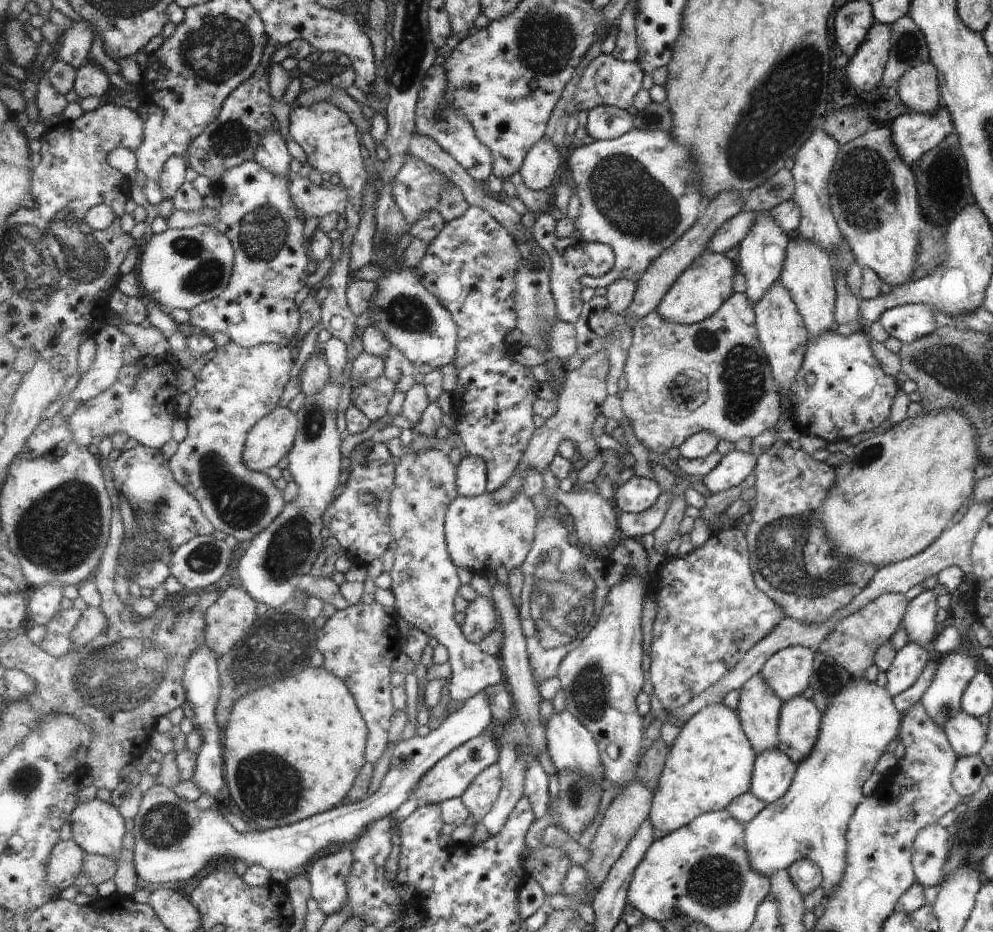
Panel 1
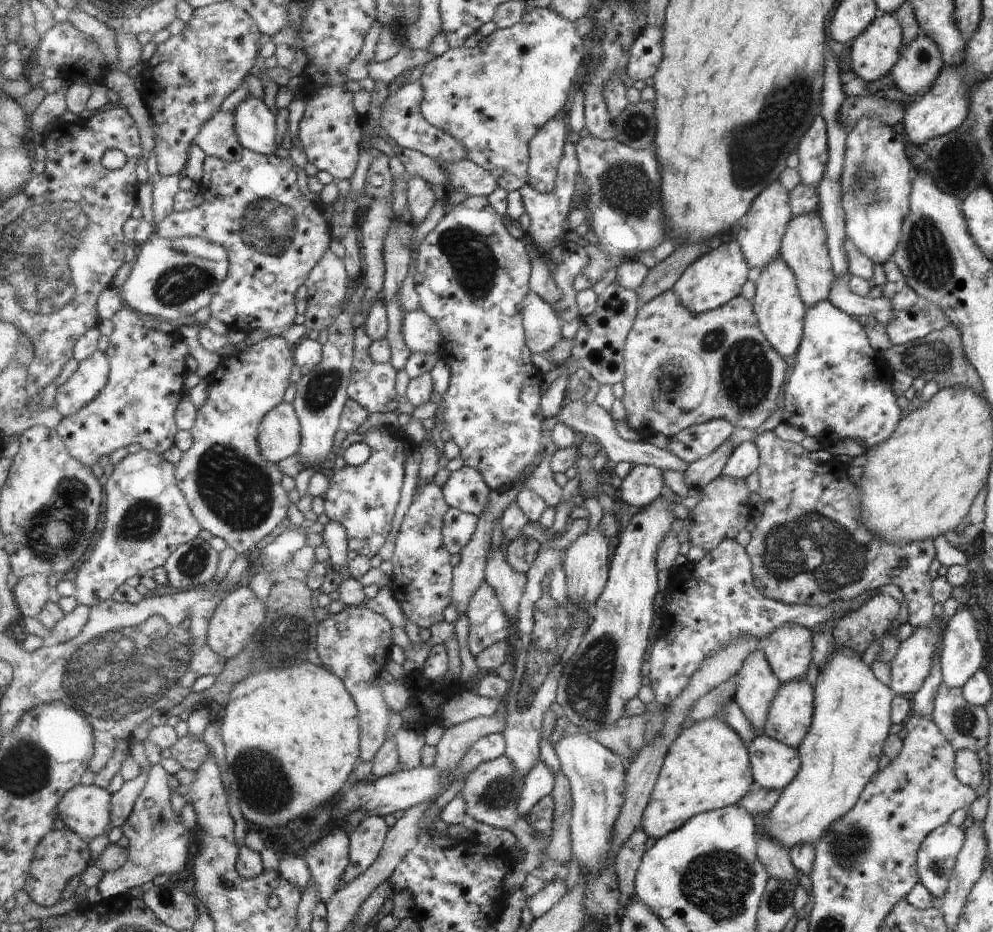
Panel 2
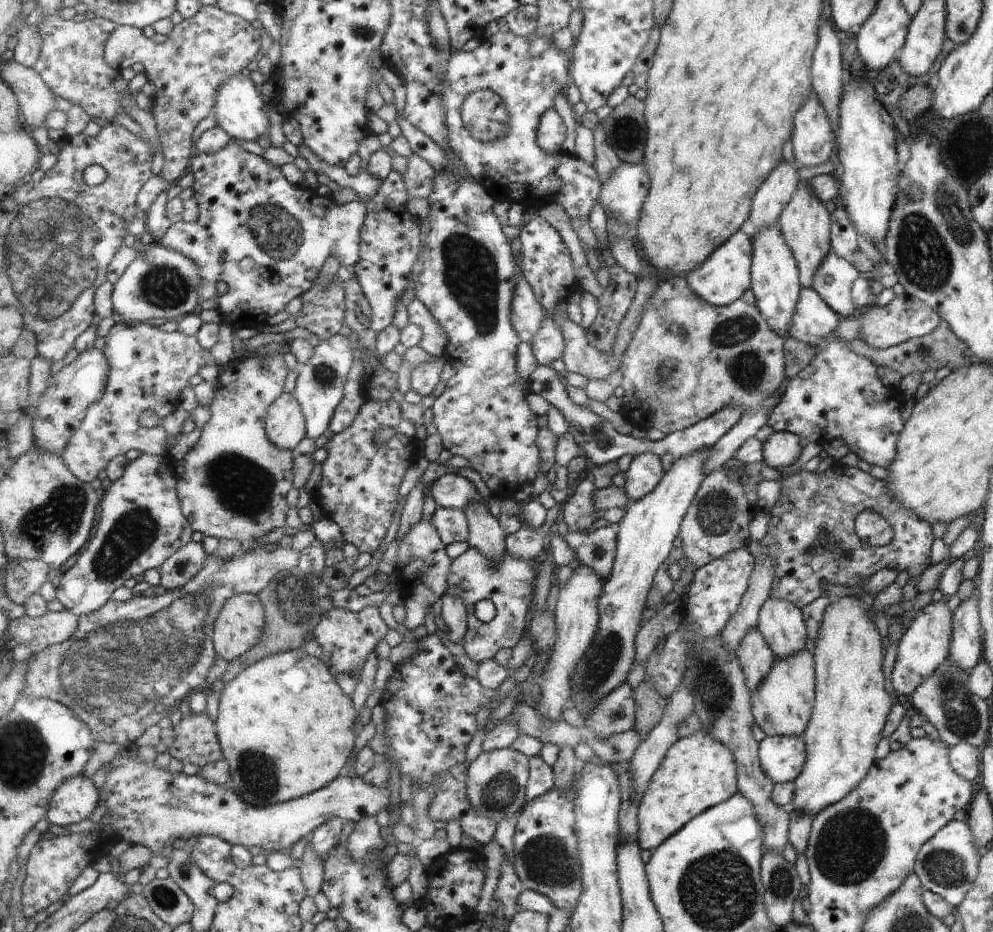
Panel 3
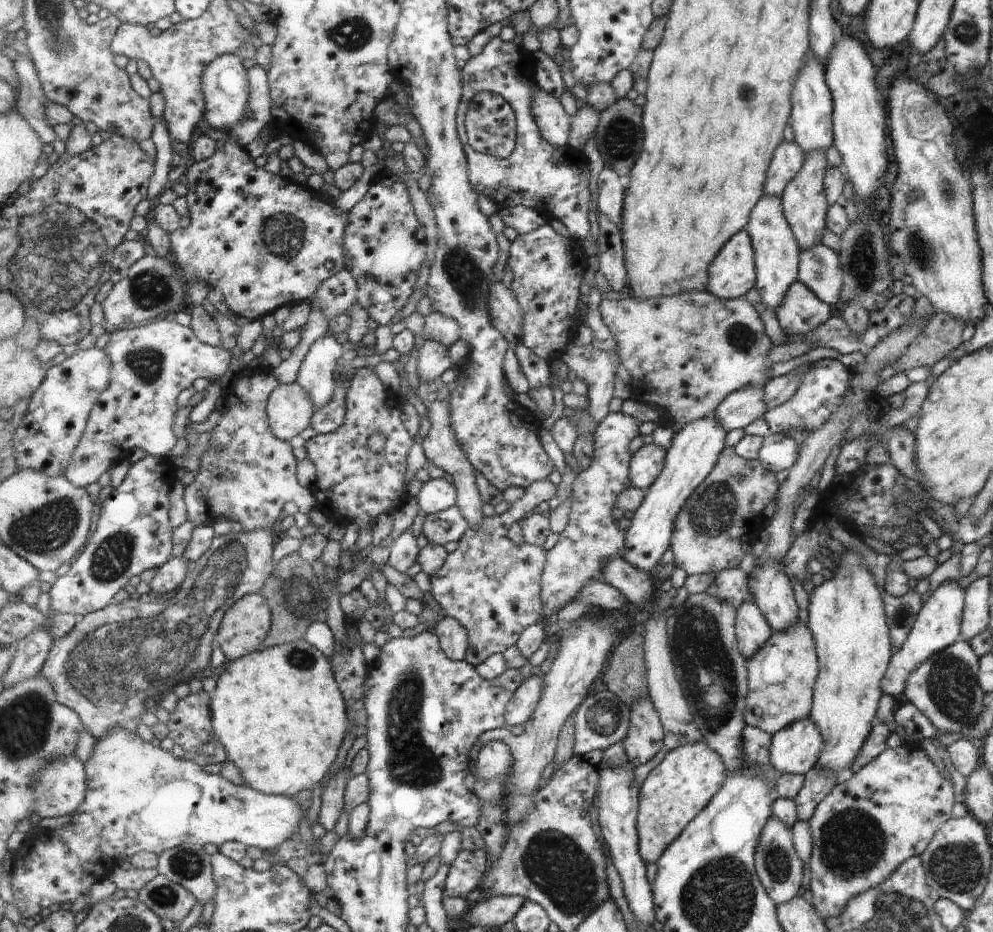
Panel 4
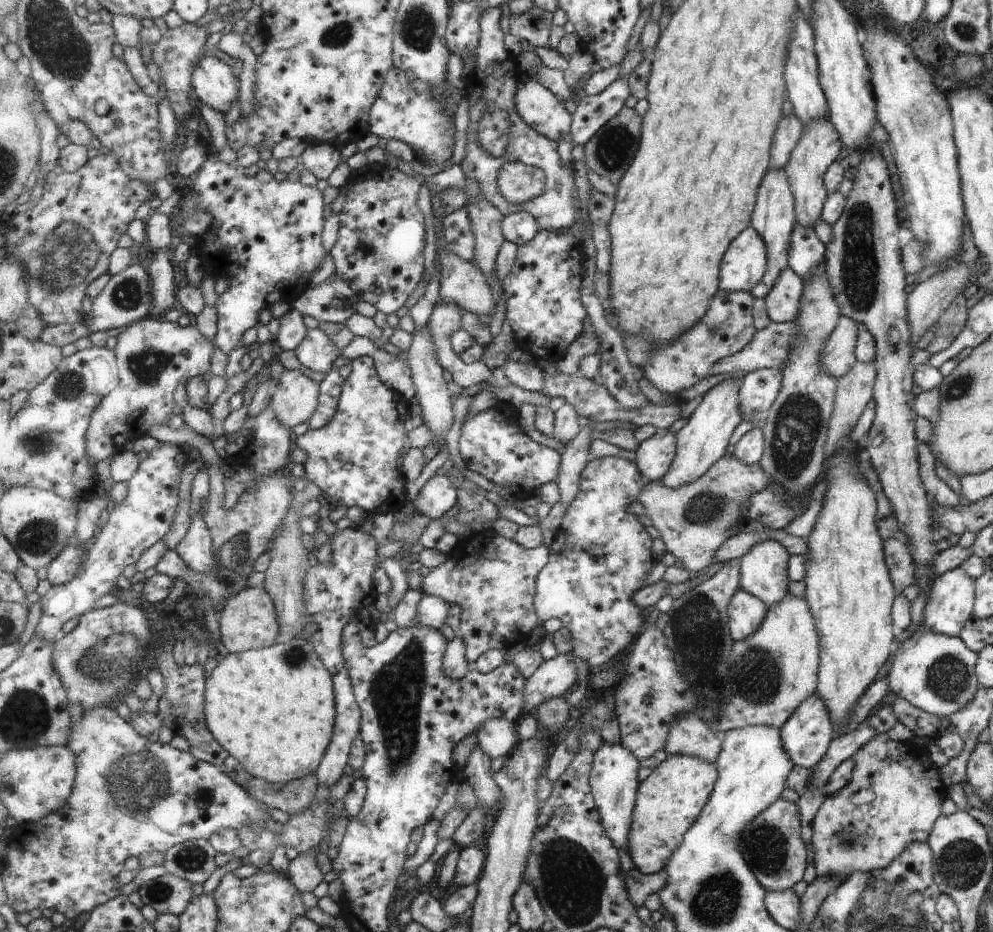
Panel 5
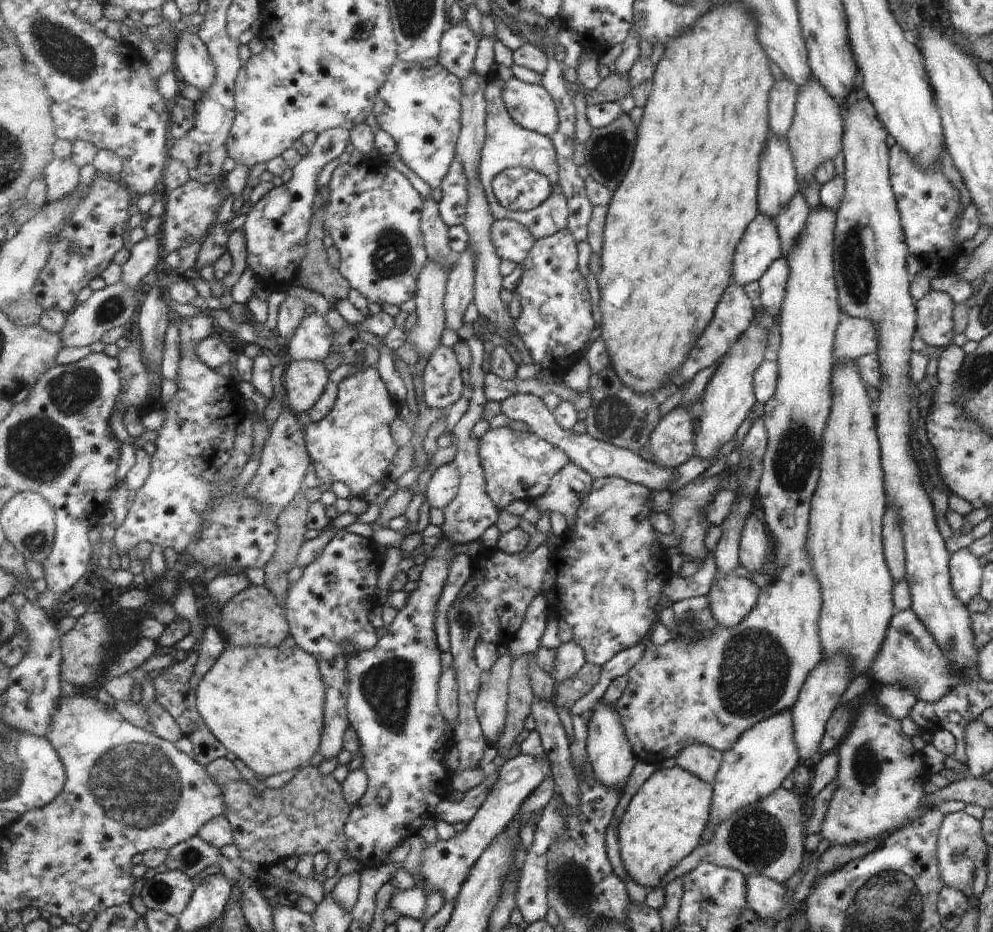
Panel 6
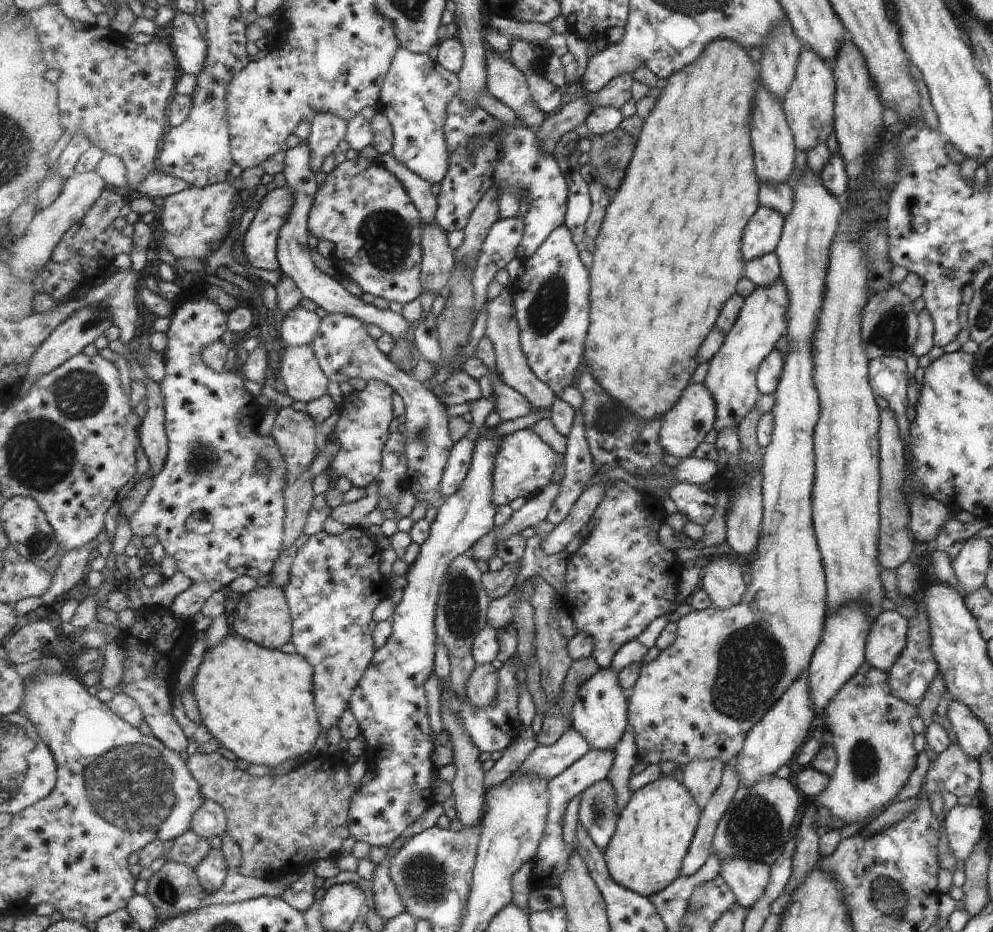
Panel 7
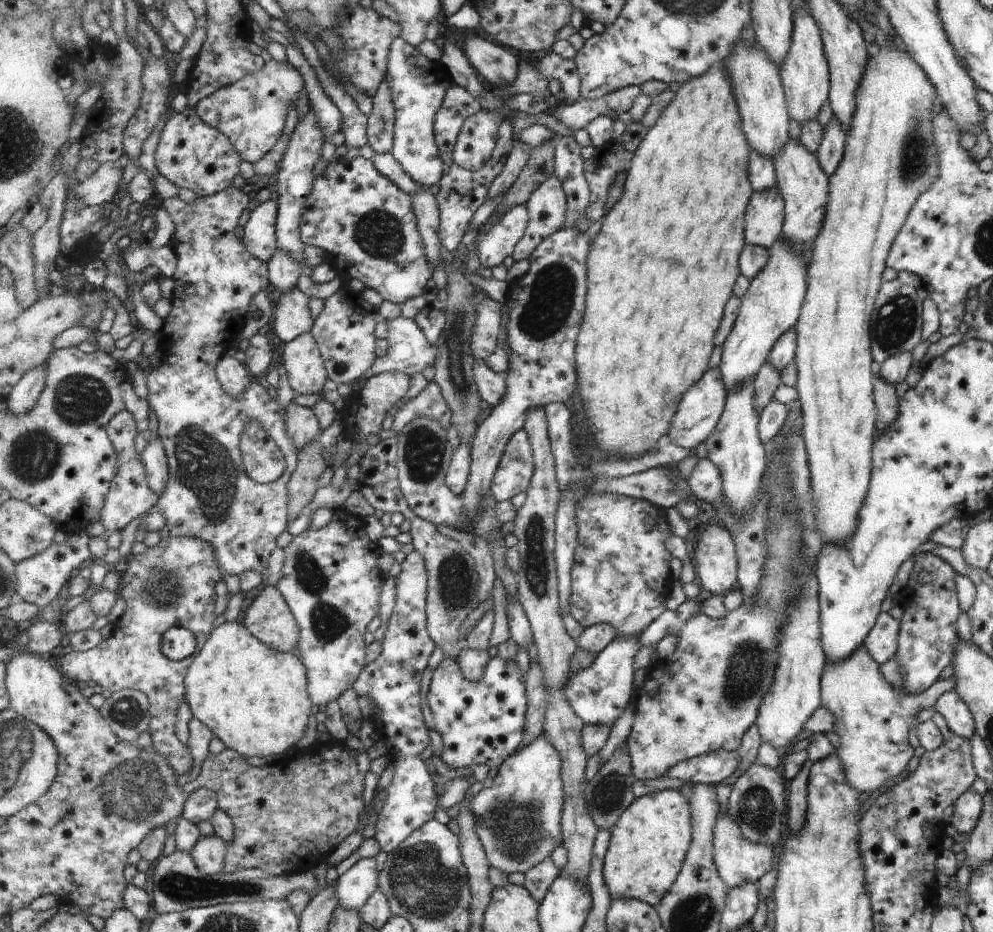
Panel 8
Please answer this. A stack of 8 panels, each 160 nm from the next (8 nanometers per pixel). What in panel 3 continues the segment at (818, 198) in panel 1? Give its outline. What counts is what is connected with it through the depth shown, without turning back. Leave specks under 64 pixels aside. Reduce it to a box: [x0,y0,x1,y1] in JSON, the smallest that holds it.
[791,94,832,168]

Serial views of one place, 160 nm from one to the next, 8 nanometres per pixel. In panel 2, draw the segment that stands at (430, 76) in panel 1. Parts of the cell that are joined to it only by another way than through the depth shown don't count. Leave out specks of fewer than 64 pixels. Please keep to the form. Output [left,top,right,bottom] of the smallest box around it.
[380,80,468,163]

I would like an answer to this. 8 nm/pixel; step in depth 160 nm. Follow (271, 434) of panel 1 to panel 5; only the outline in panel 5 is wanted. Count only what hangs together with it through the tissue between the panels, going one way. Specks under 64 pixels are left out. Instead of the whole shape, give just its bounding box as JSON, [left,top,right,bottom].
[271,370,320,430]

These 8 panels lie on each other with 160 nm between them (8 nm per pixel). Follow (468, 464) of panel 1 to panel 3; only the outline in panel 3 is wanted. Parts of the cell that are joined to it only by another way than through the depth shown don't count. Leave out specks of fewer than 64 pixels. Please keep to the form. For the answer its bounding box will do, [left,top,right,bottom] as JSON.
[429,474,488,510]

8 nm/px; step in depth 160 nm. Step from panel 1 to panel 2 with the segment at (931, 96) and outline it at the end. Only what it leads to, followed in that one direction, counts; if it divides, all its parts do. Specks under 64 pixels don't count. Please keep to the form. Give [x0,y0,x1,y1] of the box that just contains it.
[891,31,944,96]

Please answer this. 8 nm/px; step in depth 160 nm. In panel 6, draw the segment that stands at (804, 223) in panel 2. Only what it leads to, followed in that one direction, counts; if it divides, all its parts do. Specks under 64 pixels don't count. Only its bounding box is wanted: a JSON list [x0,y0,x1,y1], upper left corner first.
[787,78,842,184]

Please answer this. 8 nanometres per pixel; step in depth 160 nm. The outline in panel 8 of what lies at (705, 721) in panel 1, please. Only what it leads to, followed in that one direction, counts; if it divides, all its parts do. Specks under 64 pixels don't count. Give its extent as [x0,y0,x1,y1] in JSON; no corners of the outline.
[604,789,692,907]

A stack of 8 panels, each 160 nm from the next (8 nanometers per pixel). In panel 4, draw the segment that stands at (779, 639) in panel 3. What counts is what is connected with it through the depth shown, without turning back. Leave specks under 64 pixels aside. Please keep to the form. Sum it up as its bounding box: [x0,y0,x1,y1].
[750,560,797,632]

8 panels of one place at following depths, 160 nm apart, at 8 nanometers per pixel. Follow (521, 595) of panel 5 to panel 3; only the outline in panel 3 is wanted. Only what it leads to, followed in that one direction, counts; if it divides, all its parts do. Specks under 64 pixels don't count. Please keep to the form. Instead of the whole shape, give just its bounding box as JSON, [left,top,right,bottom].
[449,547,540,664]

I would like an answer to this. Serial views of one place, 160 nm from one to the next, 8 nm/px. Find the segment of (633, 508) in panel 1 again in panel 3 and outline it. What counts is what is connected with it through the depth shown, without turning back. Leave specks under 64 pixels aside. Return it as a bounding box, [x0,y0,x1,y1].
[623,453,666,502]

